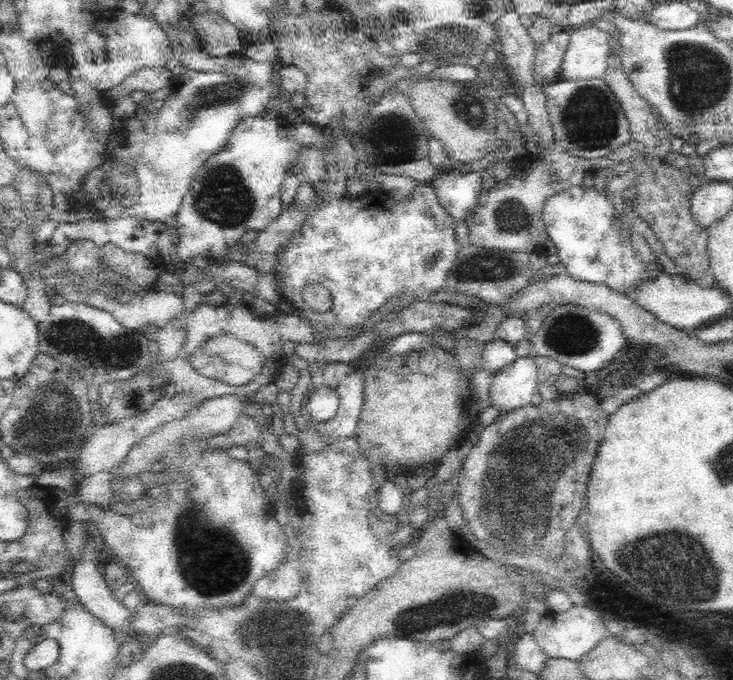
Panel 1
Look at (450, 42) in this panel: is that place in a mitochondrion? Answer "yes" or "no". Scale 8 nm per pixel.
yes

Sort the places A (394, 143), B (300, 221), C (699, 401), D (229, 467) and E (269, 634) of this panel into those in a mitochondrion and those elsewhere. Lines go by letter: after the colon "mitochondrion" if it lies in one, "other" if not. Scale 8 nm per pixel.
A: mitochondrion
B: other
C: other
D: other
E: mitochondrion

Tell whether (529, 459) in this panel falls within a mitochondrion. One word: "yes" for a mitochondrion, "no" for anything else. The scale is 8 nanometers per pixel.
yes

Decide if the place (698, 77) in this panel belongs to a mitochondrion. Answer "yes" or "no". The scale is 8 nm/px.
yes

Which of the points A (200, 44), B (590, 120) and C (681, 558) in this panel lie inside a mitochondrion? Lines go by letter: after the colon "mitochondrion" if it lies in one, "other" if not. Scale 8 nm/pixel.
A: other
B: mitochondrion
C: mitochondrion

